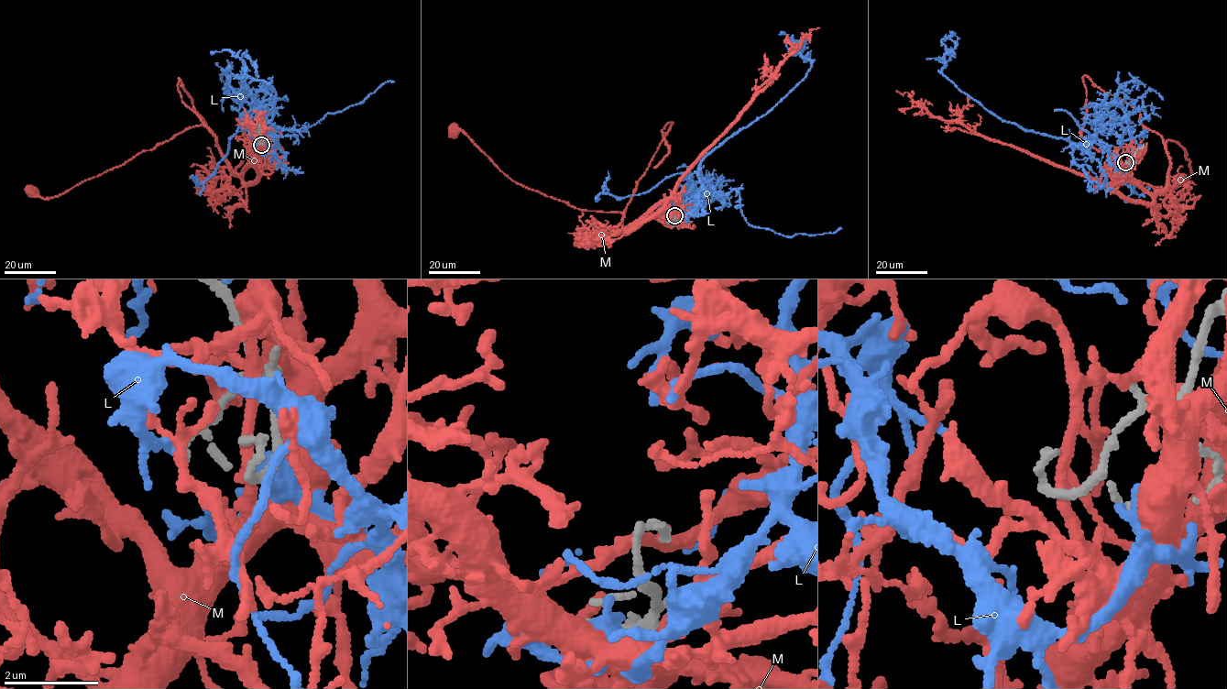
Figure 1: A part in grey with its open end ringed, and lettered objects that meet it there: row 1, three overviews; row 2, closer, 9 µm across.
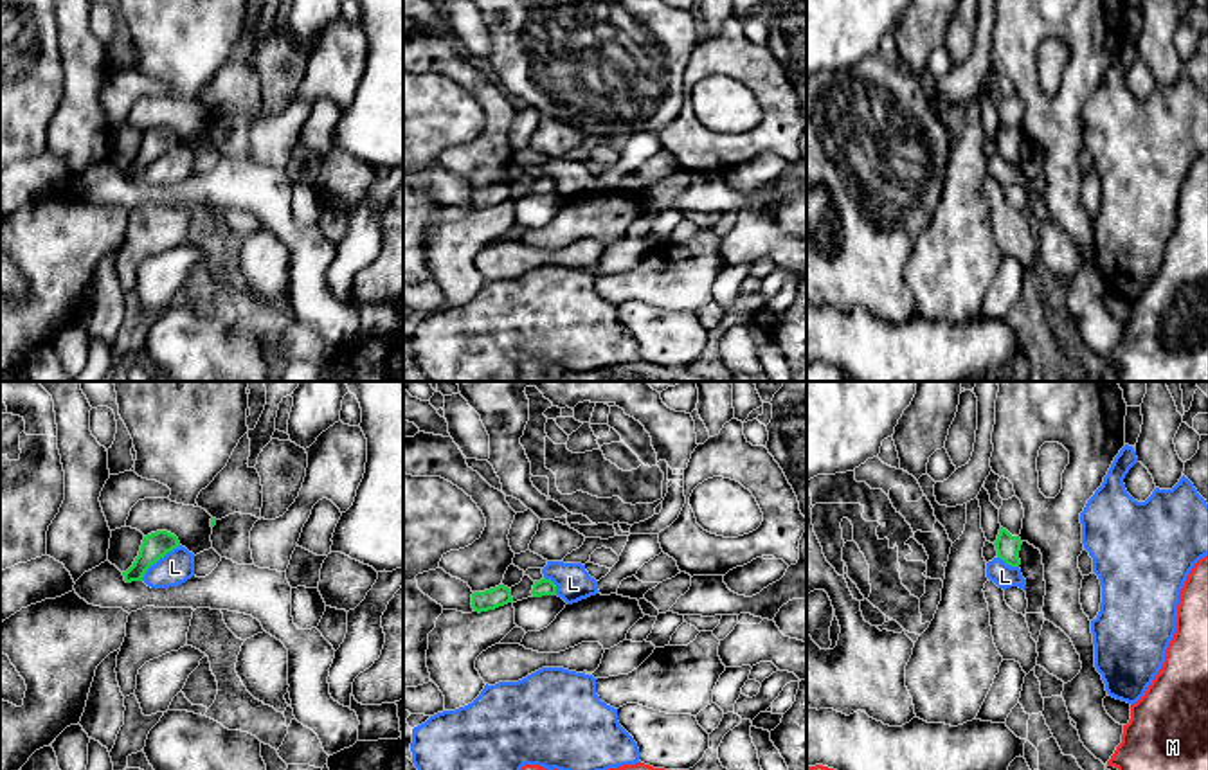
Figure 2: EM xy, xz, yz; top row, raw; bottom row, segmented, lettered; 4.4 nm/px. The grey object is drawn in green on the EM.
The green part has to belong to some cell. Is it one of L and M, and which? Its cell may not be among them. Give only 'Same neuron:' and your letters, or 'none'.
Same neuron: none

